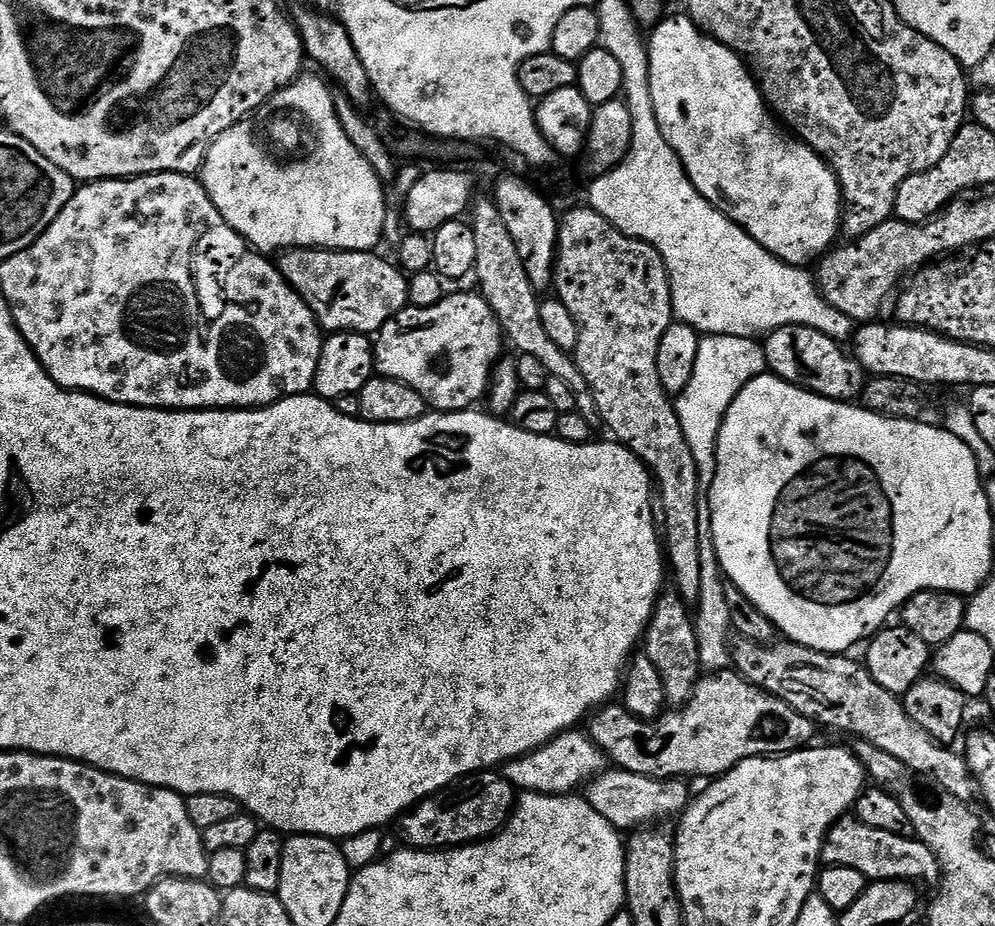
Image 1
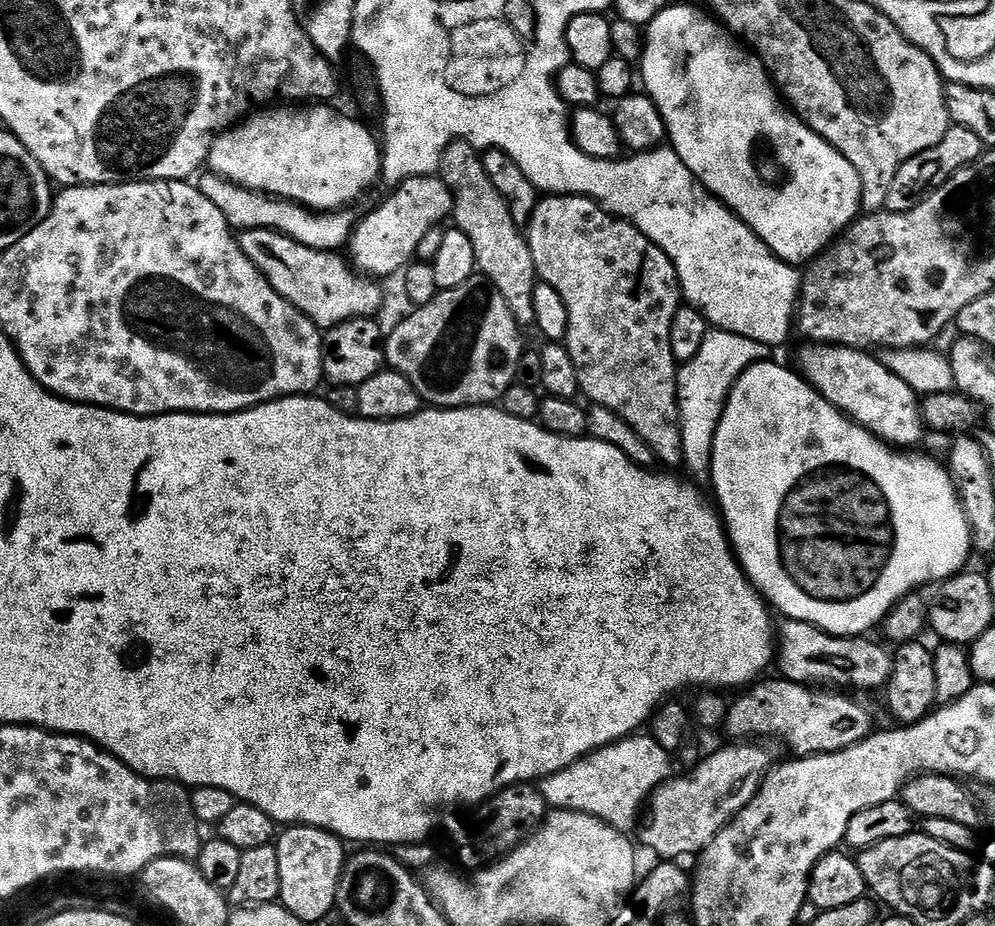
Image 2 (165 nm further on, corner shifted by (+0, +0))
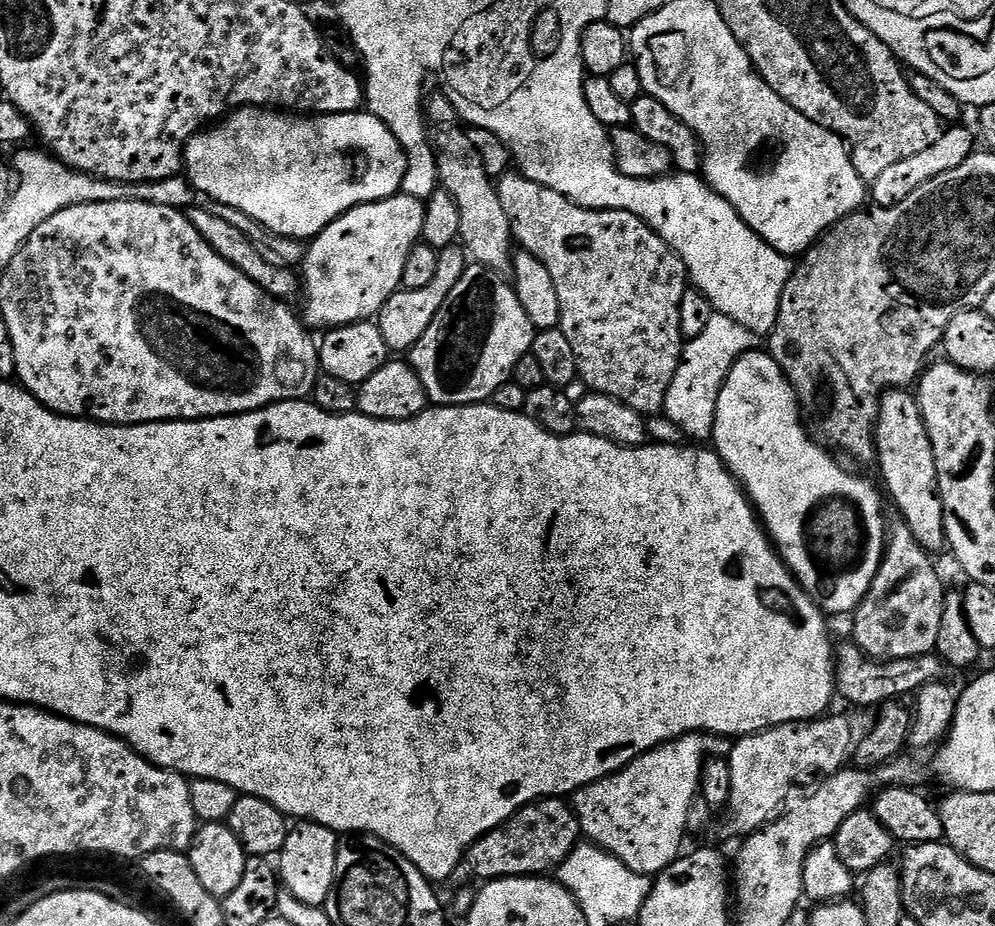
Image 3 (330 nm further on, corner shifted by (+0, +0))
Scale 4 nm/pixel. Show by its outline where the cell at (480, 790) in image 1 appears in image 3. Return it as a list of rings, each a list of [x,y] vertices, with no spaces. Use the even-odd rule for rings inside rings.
[[[545,796],[542,800],[520,808],[506,822],[490,830],[468,848],[463,863],[480,879],[505,880],[511,876],[543,877],[561,864],[576,845],[581,843],[580,823],[571,803],[559,796]]]

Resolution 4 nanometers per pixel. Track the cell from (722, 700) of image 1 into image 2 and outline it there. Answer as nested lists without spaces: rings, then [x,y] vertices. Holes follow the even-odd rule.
[[[783,678],[776,680],[761,679],[751,685],[747,690],[741,691],[735,701],[731,701],[728,716],[724,720],[723,727],[728,730],[732,738],[739,738],[744,742],[756,742],[760,736],[777,736],[788,748],[793,748],[797,757],[821,756],[822,754],[834,754],[838,750],[846,750],[858,742],[862,742],[872,735],[874,725],[872,716],[864,704],[851,700],[848,696],[839,696],[836,690],[820,690],[824,692],[811,692],[813,690],[807,684],[796,684]]]

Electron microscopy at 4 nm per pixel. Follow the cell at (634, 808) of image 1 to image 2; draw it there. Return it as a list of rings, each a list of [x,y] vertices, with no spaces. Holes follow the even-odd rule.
[[[732,742],[729,748],[708,752],[695,768],[682,774],[686,776],[676,774],[659,784],[646,801],[646,819],[643,821],[644,829],[643,824],[639,829],[639,843],[644,843],[654,855],[660,856],[656,858],[663,858],[668,862],[679,861],[679,856],[695,857],[703,852],[705,846],[760,792],[764,777],[774,764],[771,754],[762,745],[760,742]]]

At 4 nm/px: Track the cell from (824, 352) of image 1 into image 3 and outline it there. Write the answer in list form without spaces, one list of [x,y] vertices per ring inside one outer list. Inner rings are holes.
[[[889,390],[889,391],[885,392],[883,396],[880,397],[880,413],[876,416],[876,434],[875,434],[874,439],[876,441],[876,464],[878,465],[878,469],[880,468],[881,478],[884,479],[885,485],[883,484],[883,487],[886,489],[886,492],[887,492],[886,487],[888,487],[888,492],[890,495],[892,495],[892,500],[894,503],[896,503],[897,510],[901,512],[901,513],[900,512],[897,512],[897,513],[899,513],[899,515],[902,517],[904,523],[906,523],[910,526],[910,530],[914,534],[914,538],[920,543],[920,545],[922,545],[924,547],[924,551],[929,554],[936,554],[936,551],[938,551],[940,547],[943,549],[946,544],[946,541],[944,539],[944,511],[942,510],[942,502],[940,501],[940,492],[938,491],[938,482],[936,481],[936,467],[934,466],[934,450],[930,446],[930,434],[926,434],[926,426],[922,422],[922,414],[920,413],[920,407],[918,406],[918,402],[916,401],[915,395],[913,395],[913,393],[911,391]]]

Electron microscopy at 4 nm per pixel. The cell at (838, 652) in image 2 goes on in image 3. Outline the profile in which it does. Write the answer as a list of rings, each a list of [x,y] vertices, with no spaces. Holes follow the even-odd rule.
[[[847,642],[836,652],[834,662],[834,675],[836,678],[836,692],[852,704],[857,704],[857,709],[868,710],[873,706],[888,703],[889,700],[900,700],[911,697],[920,691],[922,686],[935,684],[946,672],[946,665],[939,656],[929,654],[927,656],[915,656],[914,658],[902,658],[901,660],[871,660],[867,654],[854,642]]]

